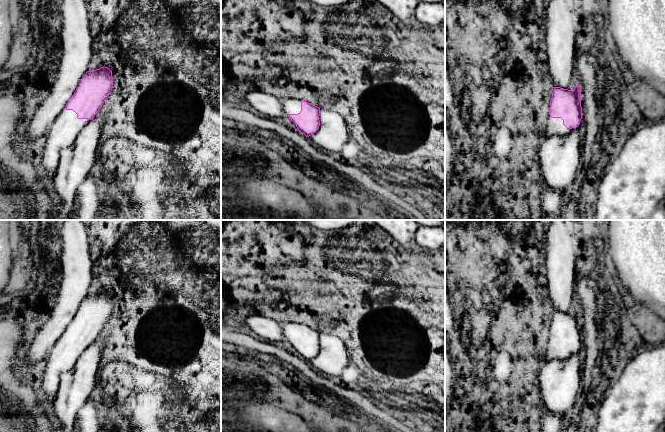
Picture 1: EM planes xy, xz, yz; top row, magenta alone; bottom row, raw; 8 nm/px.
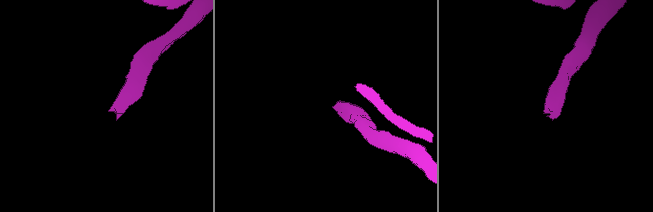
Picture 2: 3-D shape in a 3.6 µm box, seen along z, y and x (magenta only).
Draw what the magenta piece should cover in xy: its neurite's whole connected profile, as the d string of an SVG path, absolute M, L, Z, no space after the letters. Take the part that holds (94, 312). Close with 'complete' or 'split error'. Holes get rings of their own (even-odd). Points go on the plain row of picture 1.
M105 290L87 295L81 303L63 335L47 353L43 373L37 381L46 408L51 408L61 375L68 372L83 351L95 341L112 312L112 295Z | split error

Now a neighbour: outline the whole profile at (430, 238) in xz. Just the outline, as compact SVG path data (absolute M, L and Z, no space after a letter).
M419 225L413 243L425 250L441 250L445 248L445 227L426 227Z

